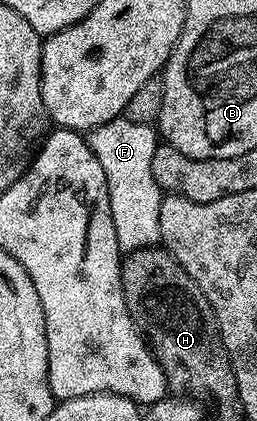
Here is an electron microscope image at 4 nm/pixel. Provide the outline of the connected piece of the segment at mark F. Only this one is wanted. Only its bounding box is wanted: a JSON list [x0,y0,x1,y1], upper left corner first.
[87,117,162,253]

